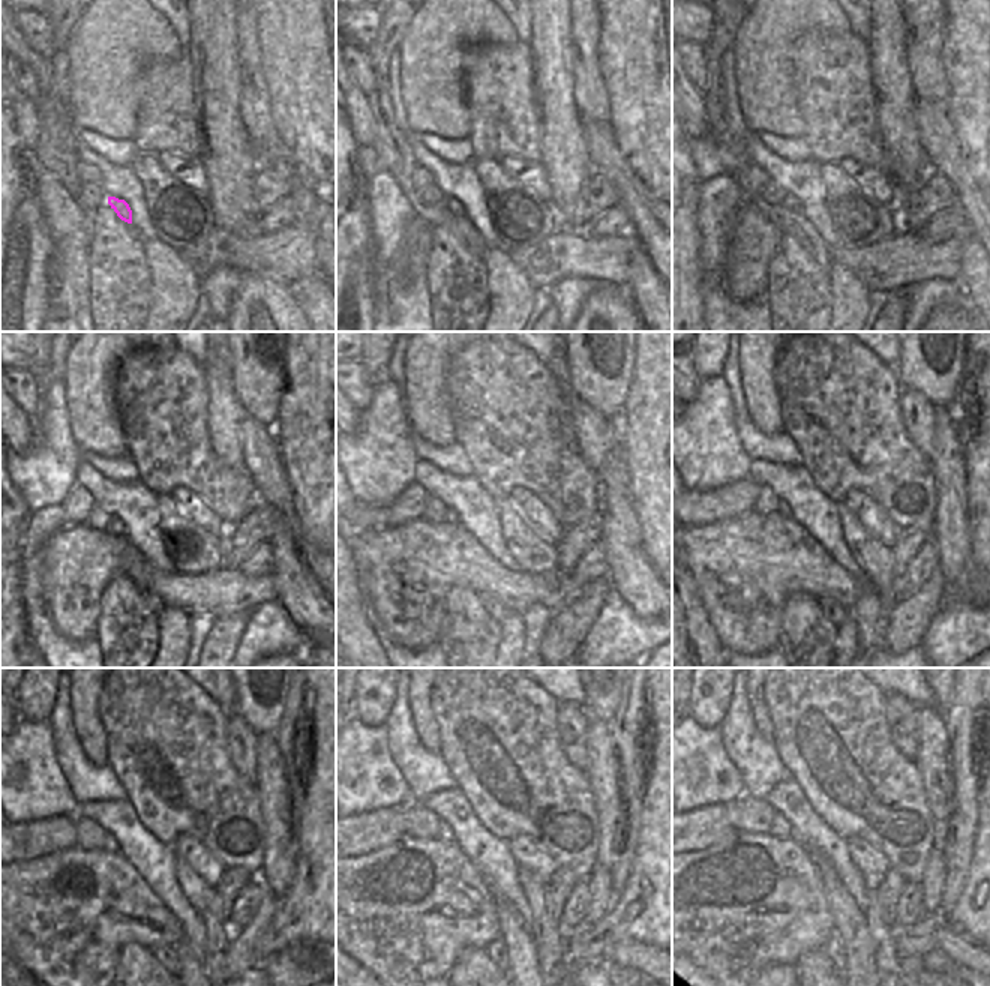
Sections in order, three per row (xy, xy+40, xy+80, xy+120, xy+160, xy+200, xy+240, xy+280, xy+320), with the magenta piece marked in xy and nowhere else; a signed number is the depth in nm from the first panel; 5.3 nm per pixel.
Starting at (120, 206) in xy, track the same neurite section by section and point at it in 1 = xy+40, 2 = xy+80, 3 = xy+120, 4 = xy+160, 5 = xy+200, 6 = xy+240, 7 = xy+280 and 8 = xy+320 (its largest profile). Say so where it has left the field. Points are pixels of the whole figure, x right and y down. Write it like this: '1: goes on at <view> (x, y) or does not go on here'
1: goes on at xy+40 (452, 203)
2: goes on at xy+80 (788, 201)
3: goes on at xy+120 (116, 527)
4: goes on at xy+160 (450, 517)
5: goes on at xy+200 (783, 511)
6: goes on at xy+240 (110, 845)
7: goes on at xy+280 (444, 832)
8: goes on at xy+320 (780, 829)

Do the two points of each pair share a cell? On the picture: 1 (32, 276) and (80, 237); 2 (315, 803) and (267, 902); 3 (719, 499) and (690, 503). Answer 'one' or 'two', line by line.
1: two
2: two
3: one

